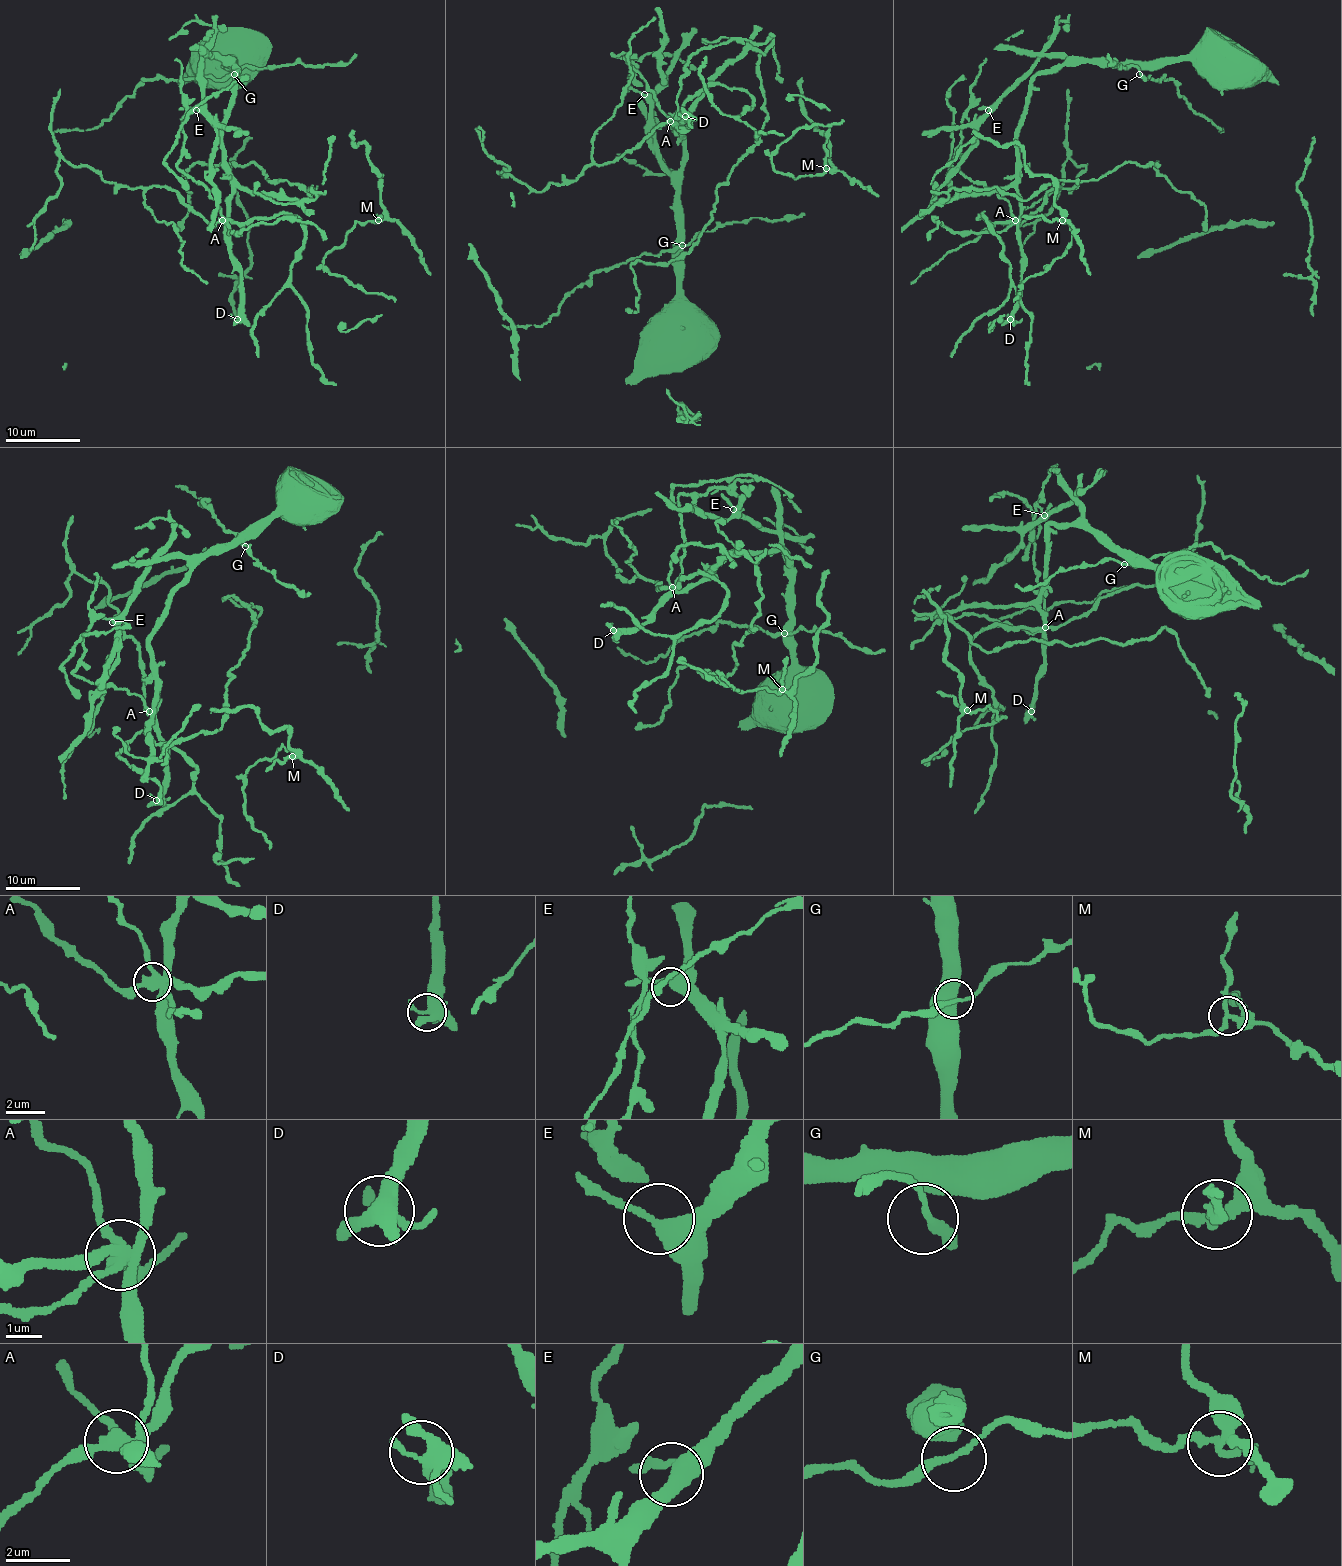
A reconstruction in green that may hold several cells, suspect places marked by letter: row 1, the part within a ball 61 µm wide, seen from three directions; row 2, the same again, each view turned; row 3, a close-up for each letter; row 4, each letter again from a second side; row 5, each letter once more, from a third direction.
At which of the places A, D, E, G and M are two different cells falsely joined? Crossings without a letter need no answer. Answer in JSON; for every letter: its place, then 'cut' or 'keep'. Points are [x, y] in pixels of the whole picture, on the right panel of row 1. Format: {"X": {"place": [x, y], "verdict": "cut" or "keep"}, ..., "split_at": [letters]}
{"A": {"place": [1015, 220], "verdict": "cut"}, "D": {"place": [1010, 319], "verdict": "keep"}, "E": {"place": [988, 110], "verdict": "keep"}, "G": {"place": [1139, 74], "verdict": "keep"}, "M": {"place": [1062, 220], "verdict": "cut"}, "split_at": ["A", "M"]}

